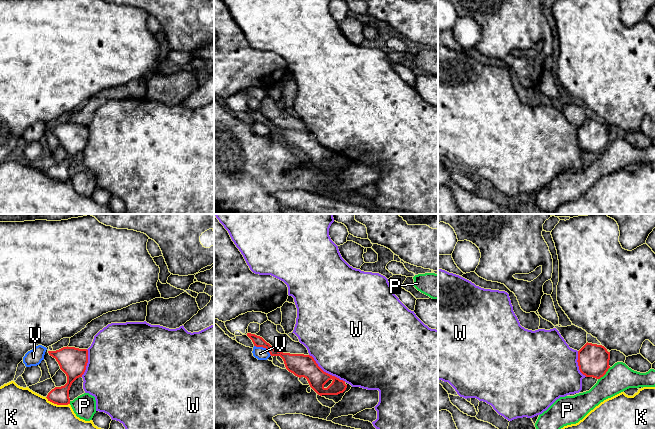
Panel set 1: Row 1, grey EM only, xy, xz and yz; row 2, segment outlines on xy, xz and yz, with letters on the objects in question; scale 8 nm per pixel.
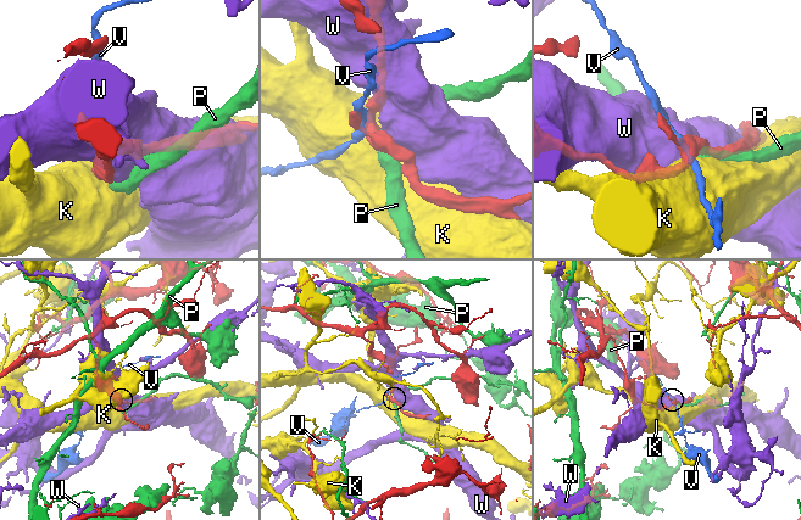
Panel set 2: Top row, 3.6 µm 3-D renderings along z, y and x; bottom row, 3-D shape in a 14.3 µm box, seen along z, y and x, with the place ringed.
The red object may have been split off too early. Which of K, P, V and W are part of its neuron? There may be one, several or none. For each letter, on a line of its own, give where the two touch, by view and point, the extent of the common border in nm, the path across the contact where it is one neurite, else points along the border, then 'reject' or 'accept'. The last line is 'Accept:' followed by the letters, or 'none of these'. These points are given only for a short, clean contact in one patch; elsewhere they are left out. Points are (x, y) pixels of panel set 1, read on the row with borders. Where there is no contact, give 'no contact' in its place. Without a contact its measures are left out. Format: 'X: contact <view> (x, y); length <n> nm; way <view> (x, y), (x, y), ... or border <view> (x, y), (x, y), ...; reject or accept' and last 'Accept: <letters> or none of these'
K: contact xy (57, 404); length 200 nm; reject
P: contact yz (604, 374); length 140 nm; reject
V: contact xz (263, 347); length 170 nm; reject
W: contact xz (325, 372); length 360 nm; reject
Accept: none of these

